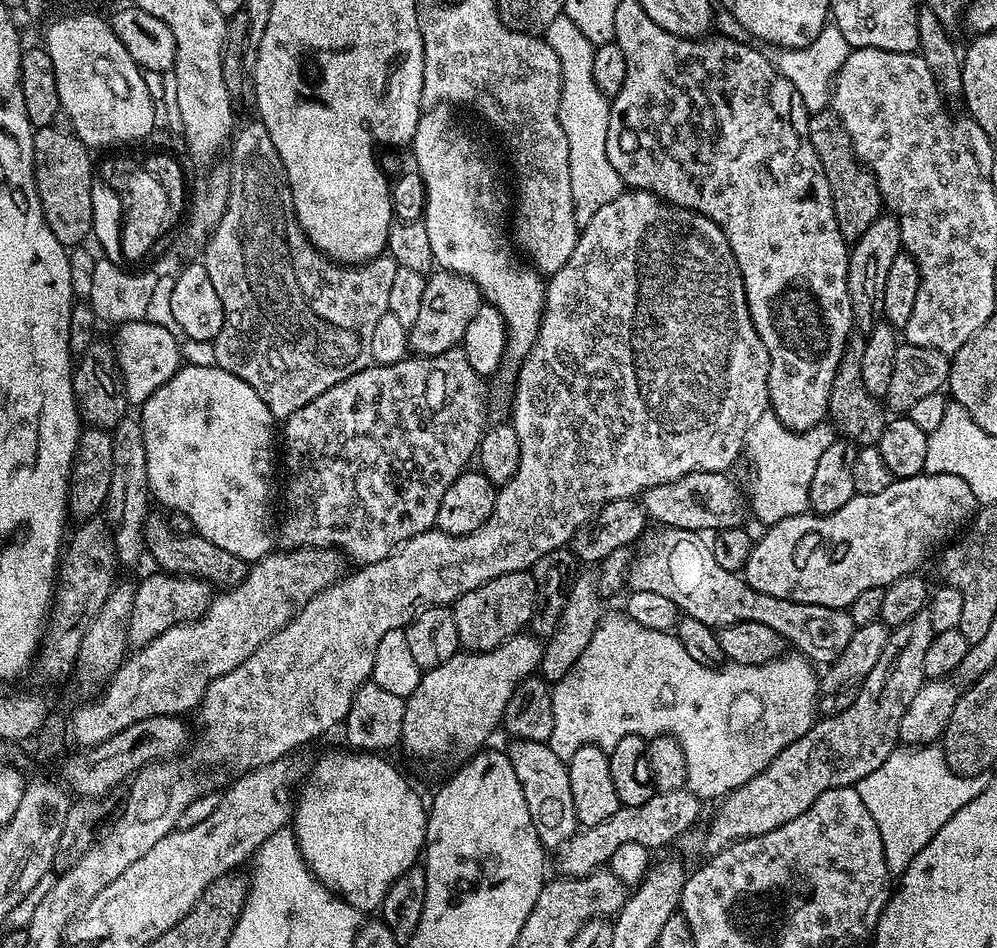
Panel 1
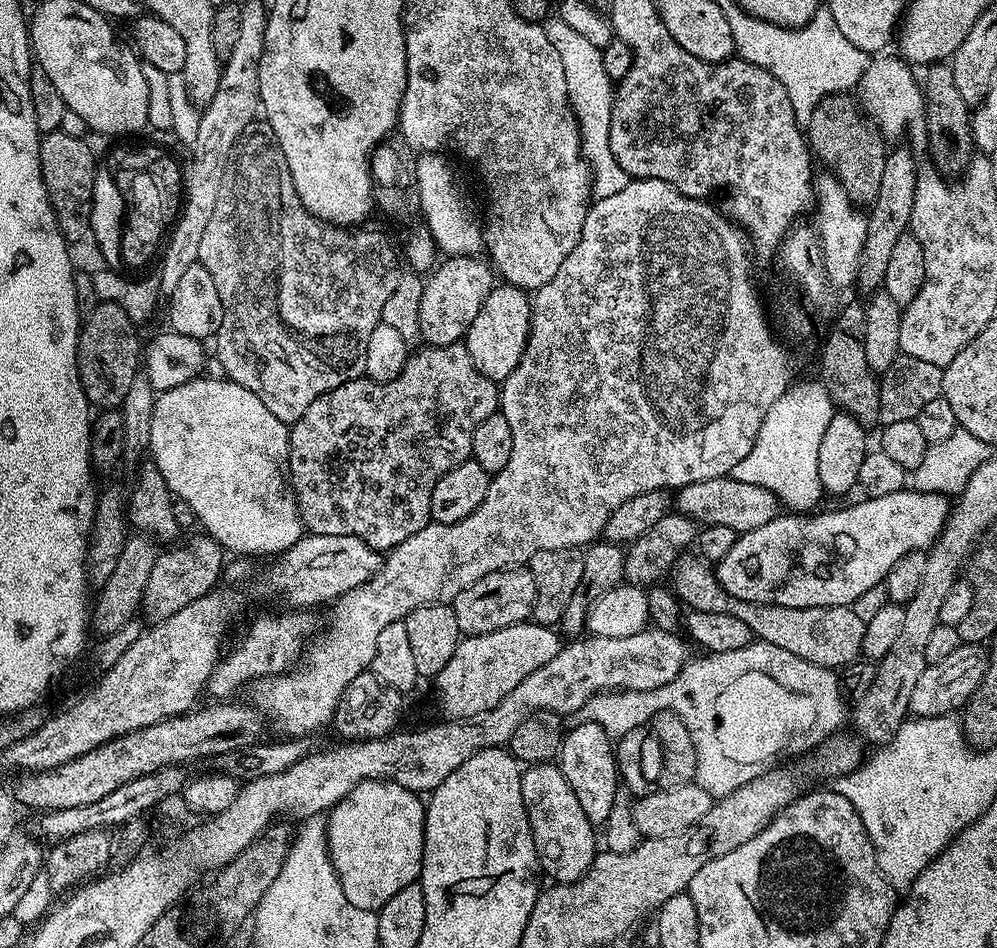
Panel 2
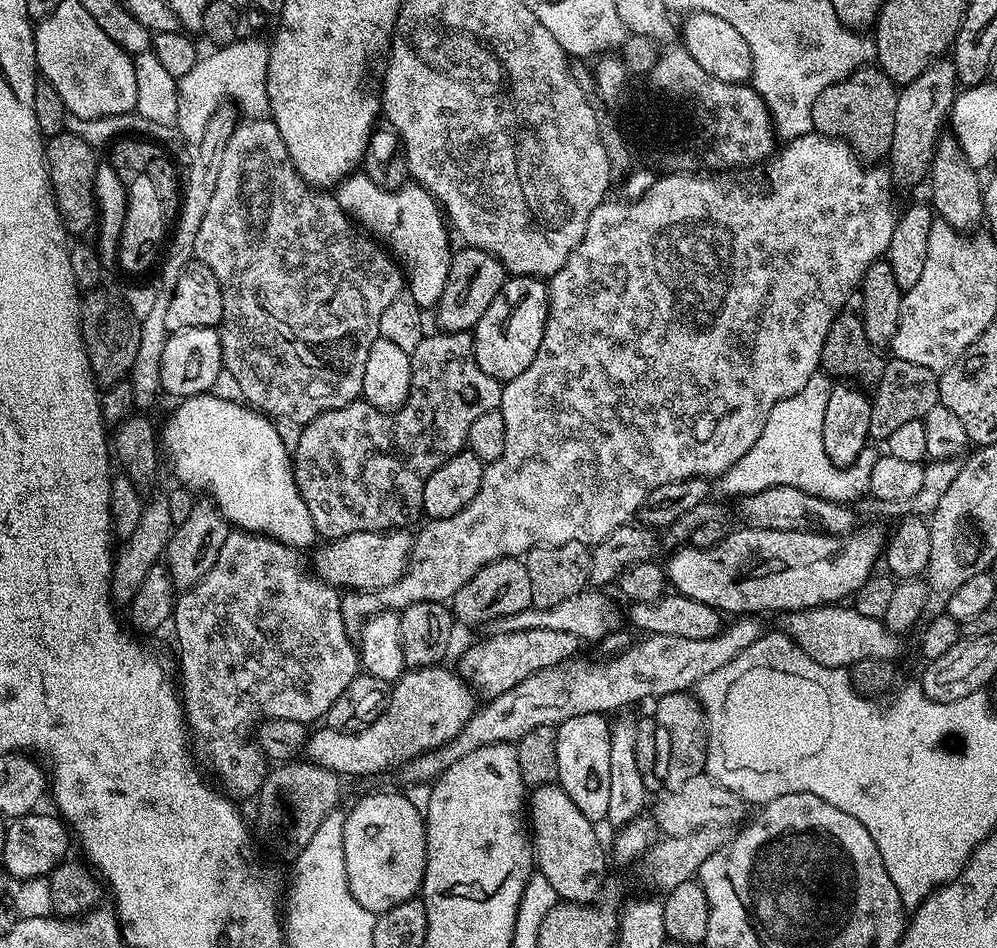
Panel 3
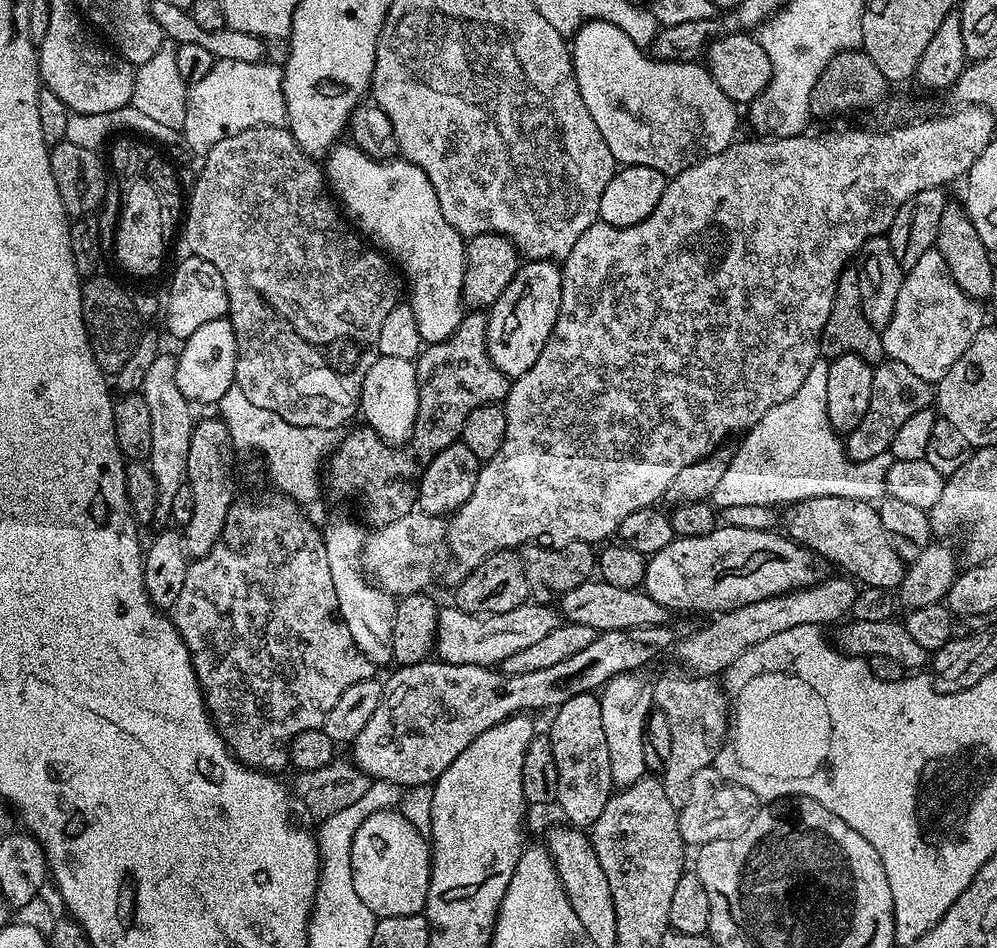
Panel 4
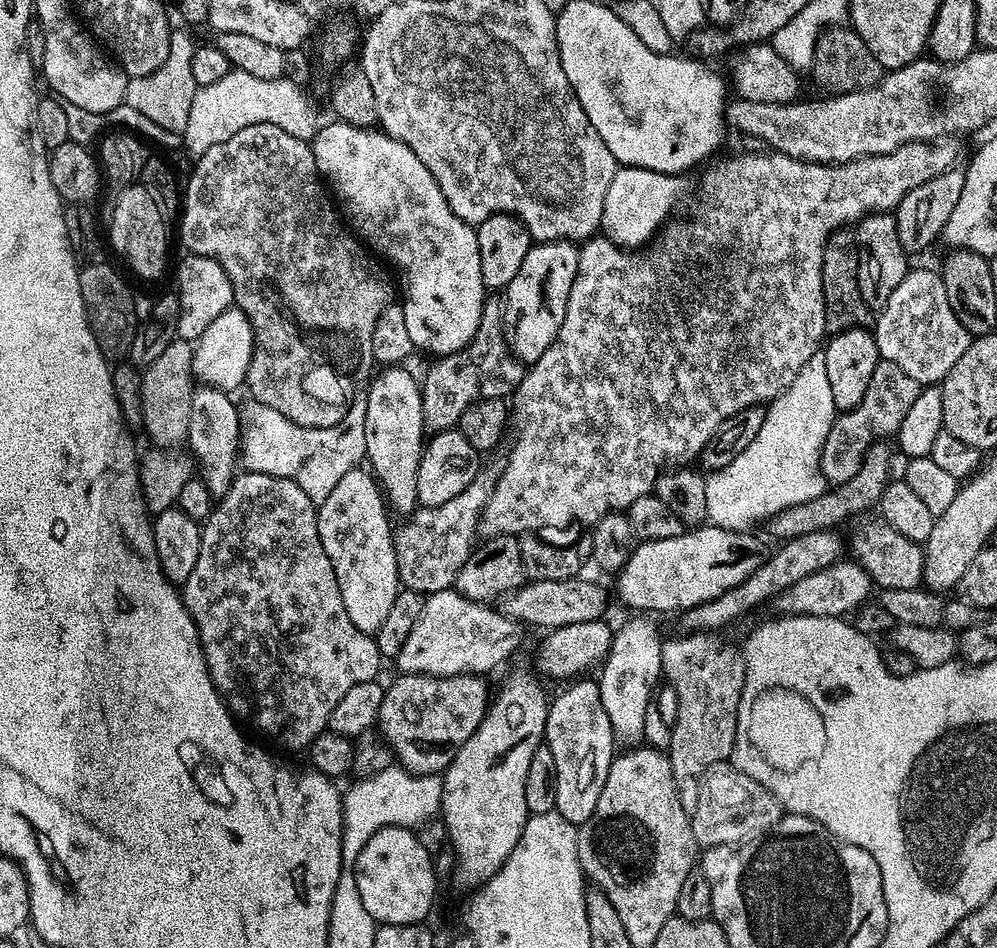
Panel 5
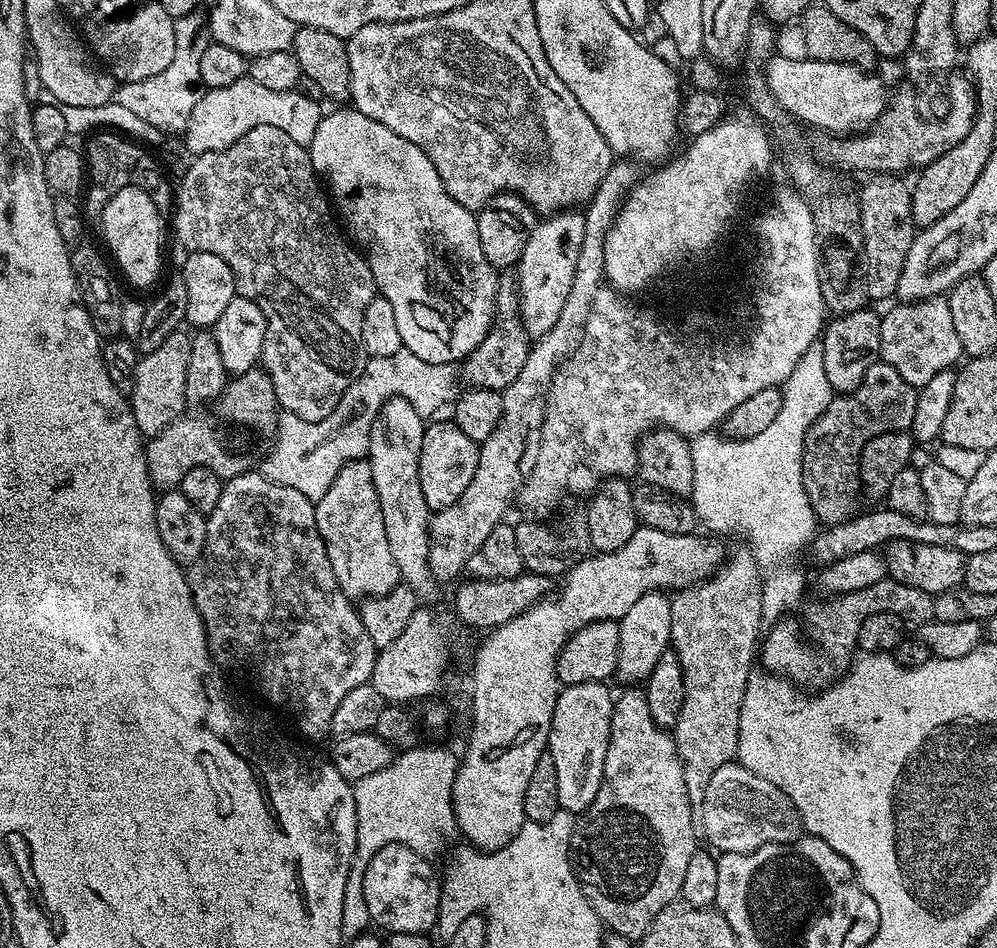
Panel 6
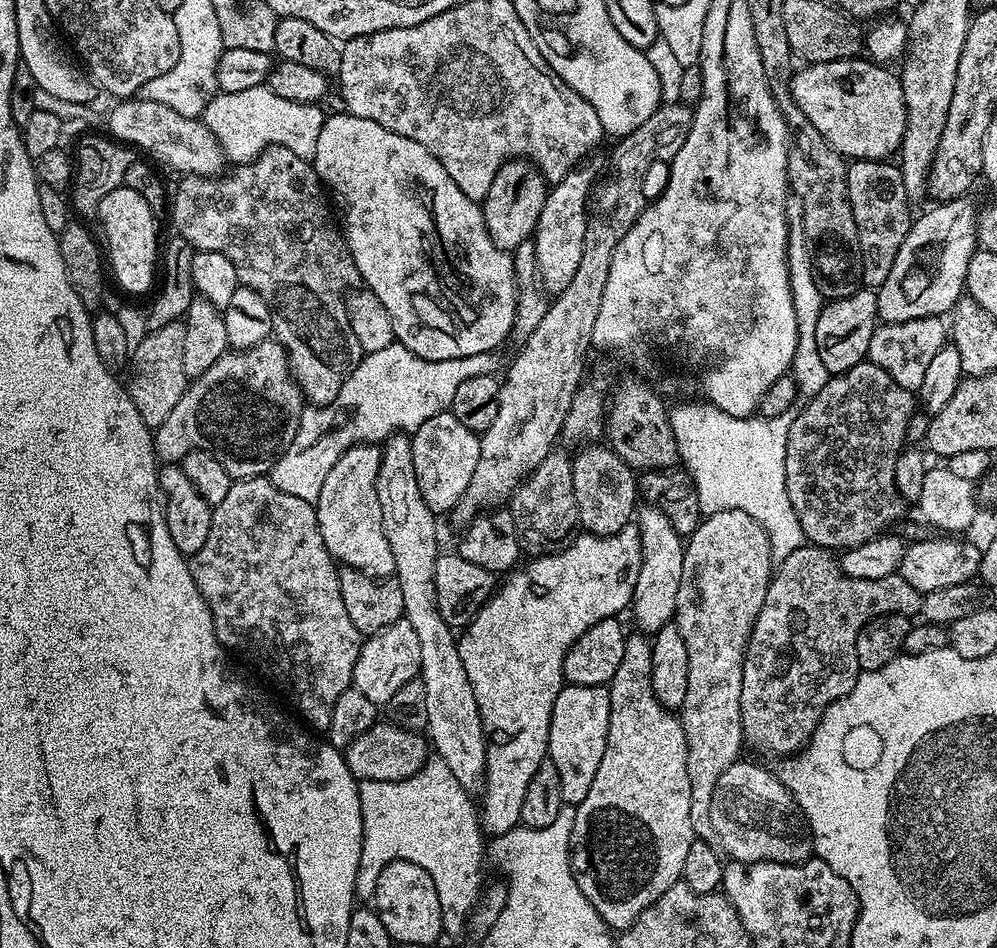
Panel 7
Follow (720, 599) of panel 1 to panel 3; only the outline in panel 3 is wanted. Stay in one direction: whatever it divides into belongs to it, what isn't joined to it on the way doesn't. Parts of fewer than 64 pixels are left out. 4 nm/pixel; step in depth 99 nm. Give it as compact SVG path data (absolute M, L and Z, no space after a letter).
M826 604L823 608L803 608L800 612L789 612L783 617L782 631L814 662L818 662L827 668L852 667L854 662L862 662L862 658L886 658L896 662L900 656L901 633L892 632L884 625L883 620L878 618L866 618L866 614L858 614L851 606L841 606L840 604Z

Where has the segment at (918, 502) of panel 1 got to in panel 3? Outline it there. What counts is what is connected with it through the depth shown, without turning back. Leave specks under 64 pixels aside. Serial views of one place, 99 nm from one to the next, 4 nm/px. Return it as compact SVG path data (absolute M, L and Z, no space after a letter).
M741 527L741 532L729 531L722 542L718 542L713 548L693 548L691 546L681 547L673 551L672 556L666 563L666 580L669 585L672 584L677 593L682 596L689 596L698 602L706 602L706 606L716 608L721 614L736 612L732 614L760 614L756 612L780 612L787 614L789 612L800 612L803 608L823 608L826 604L840 604L847 601L854 593L860 589L862 582L866 582L868 577L873 575L872 568L881 559L886 543L885 533L879 532L876 528L864 528L853 530L846 536L830 536L826 532L791 532L790 530L762 530L761 528Z

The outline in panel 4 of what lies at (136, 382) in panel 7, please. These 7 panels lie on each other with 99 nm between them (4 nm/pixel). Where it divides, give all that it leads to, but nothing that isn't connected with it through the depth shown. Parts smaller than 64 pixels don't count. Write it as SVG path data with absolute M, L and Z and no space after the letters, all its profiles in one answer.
M157 354L150 370L146 370L146 382L142 395L146 398L146 406L150 406L150 423L152 424L152 444L150 454L146 458L148 469L154 474L154 482L158 486L158 502L156 503L155 523L160 526L169 523L172 511L170 502L174 502L174 494L186 486L186 458L190 458L190 438L192 437L193 405L178 390L178 366L176 356Z

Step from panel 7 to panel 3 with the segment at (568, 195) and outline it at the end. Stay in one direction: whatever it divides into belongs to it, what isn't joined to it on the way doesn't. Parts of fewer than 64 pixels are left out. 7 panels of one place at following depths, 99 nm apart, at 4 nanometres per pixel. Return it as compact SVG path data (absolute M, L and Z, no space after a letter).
M509 275L494 302L486 306L486 314L478 318L472 332L474 358L478 358L478 366L482 366L490 378L501 382L518 378L518 374L534 362L534 354L538 354L538 346L542 346L547 317L547 283L539 276Z

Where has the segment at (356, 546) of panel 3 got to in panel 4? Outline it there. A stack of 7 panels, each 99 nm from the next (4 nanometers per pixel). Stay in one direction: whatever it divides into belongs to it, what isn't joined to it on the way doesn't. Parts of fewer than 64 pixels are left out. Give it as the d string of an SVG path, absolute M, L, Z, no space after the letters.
M414 510L406 514L406 518L398 518L398 522L390 522L386 526L375 529L365 539L364 548L360 551L360 565L364 568L365 577L397 598L413 596L431 589L432 579L440 568L440 559L448 552L448 525L449 521L443 516L431 516Z

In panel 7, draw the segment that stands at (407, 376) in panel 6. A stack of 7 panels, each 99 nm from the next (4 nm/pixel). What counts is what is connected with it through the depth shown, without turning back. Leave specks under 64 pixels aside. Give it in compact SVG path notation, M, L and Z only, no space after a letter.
M392 341L385 349L365 353L351 372L350 378L342 384L342 389L333 402L326 405L305 407L299 420L295 441L283 452L283 456L269 473L268 478L283 493L302 498L303 501L316 502L322 485L330 474L331 467L348 448L360 443L381 443L395 432L411 434L416 432L427 419L447 411L453 402L455 391L469 378L495 375L504 366L499 351L468 355L466 358L430 360L414 354L400 341Z

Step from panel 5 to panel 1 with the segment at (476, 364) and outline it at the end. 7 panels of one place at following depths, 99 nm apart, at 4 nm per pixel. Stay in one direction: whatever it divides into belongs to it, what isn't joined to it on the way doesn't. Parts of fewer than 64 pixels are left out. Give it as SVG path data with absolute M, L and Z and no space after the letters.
M457 346L437 356L409 354L393 364L376 364L362 369L358 374L330 386L318 398L306 402L302 410L294 410L282 424L282 466L288 470L286 488L286 510L284 525L278 528L278 544L281 549L289 548L338 548L345 557L352 556L357 565L377 564L410 538L429 531L436 523L438 506L442 506L442 494L450 490L454 481L473 463L480 440L488 420L488 388L485 377L470 366L463 347Z

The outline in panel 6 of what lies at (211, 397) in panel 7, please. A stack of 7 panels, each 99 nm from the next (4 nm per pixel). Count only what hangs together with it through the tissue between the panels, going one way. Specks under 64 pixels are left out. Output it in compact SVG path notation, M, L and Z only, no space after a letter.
M259 367L251 368L249 372L241 372L235 378L229 379L224 392L214 402L213 408L216 409L212 413L189 411L178 417L170 426L166 426L166 430L162 430L145 443L146 466L153 489L179 489L182 477L195 468L214 470L214 474L218 474L221 480L226 481L253 471L271 451L282 409L276 401L274 386L270 378Z

